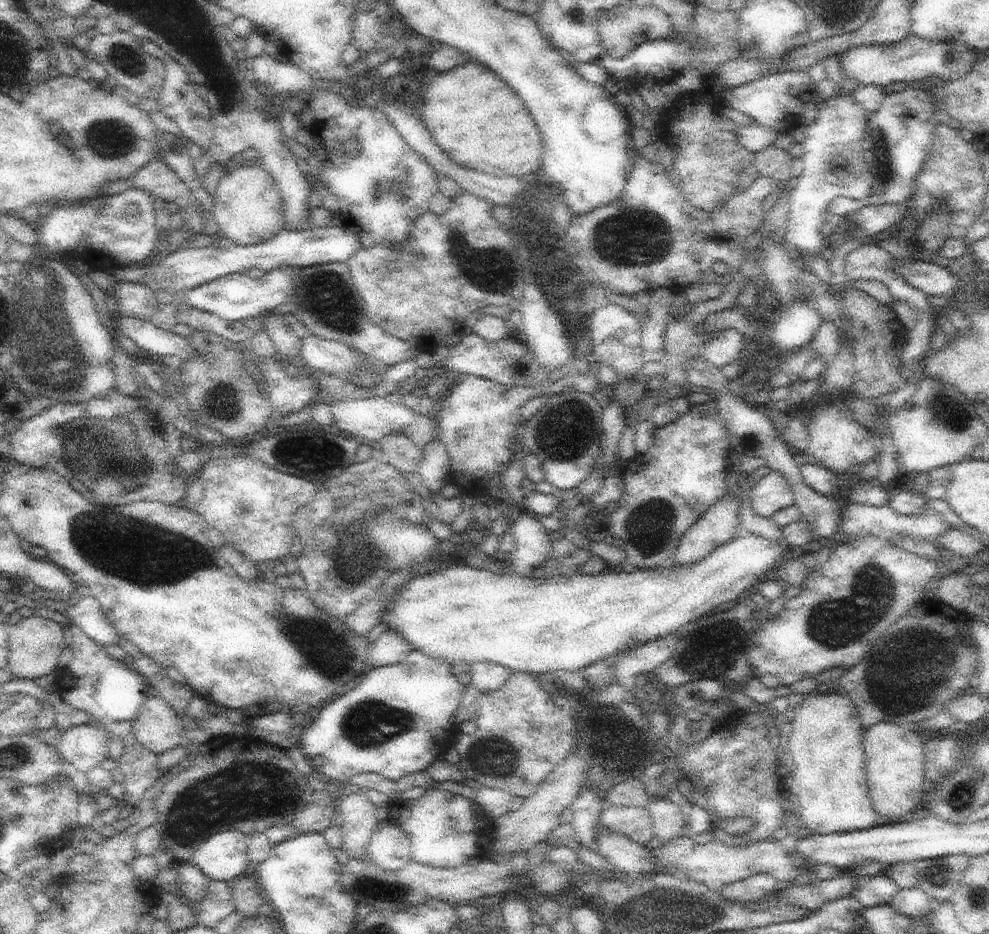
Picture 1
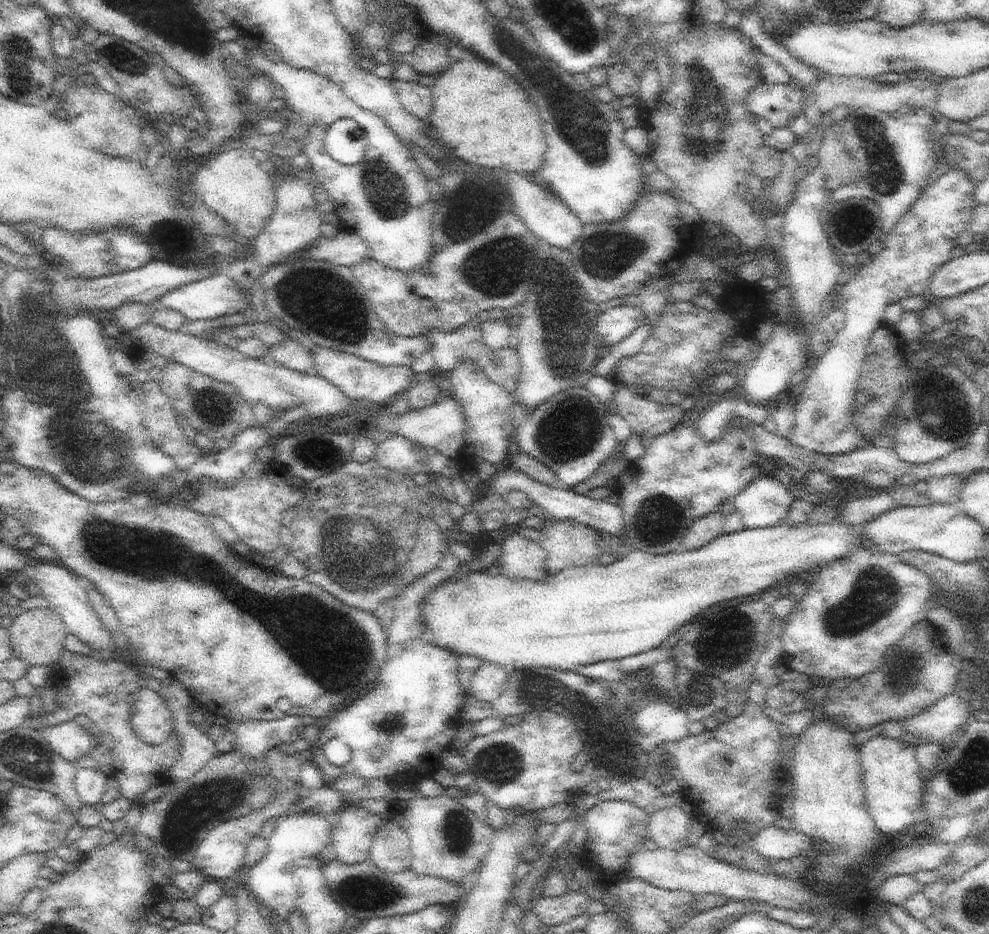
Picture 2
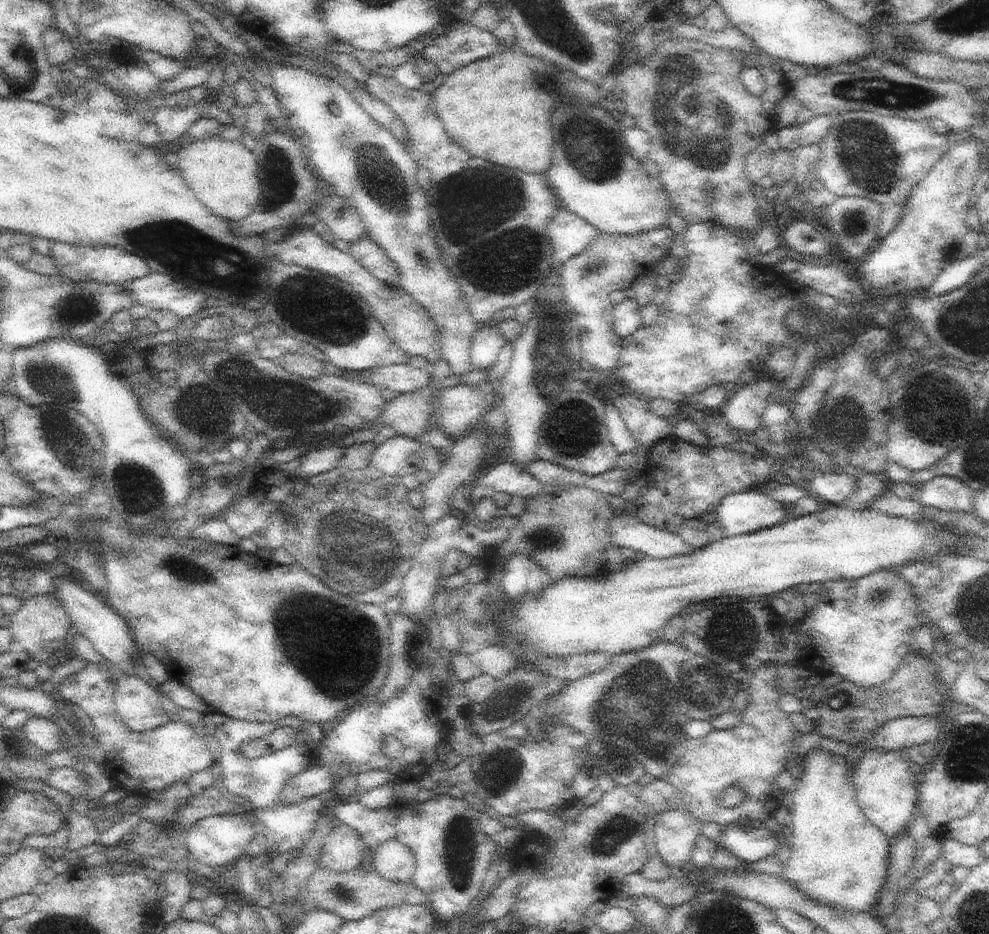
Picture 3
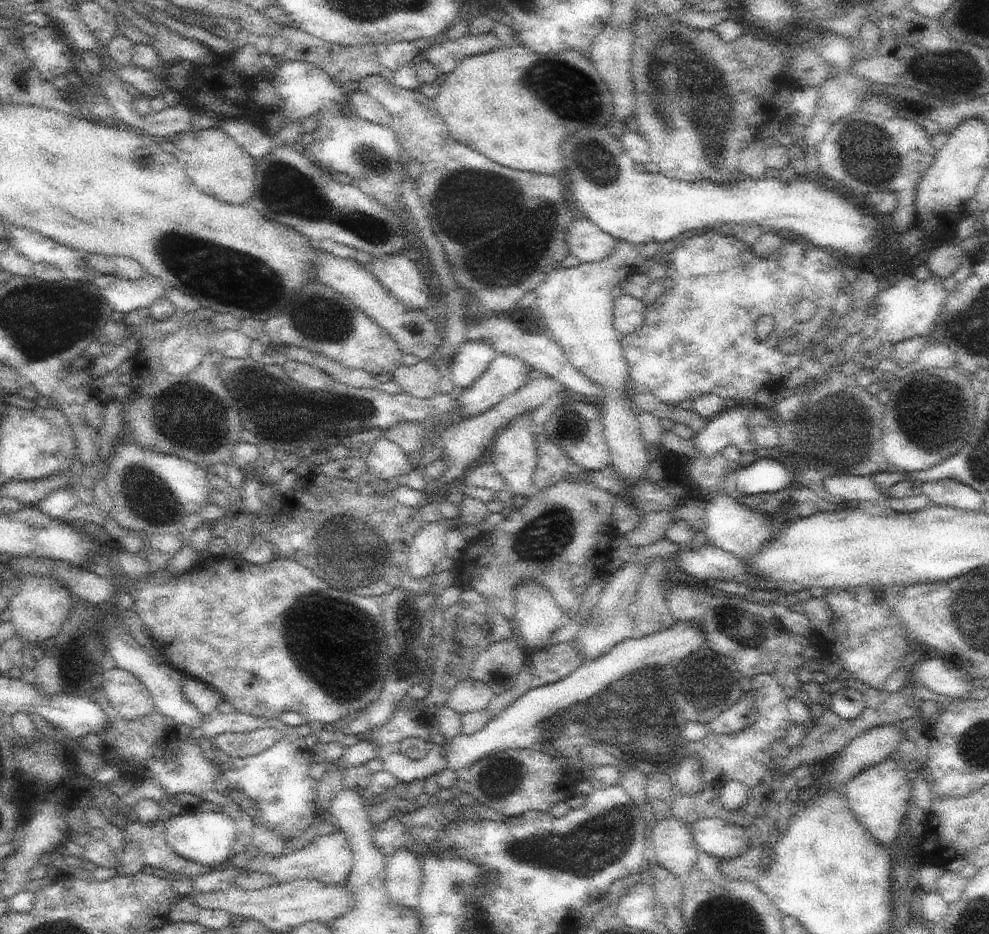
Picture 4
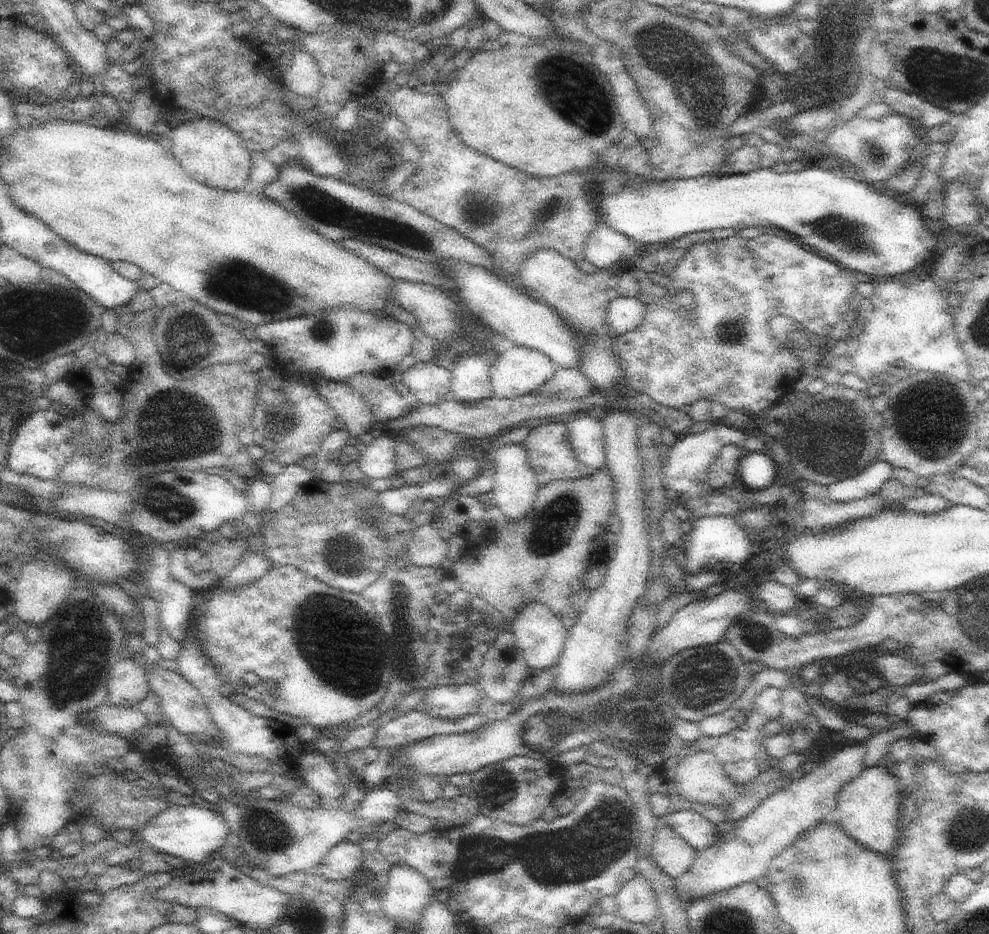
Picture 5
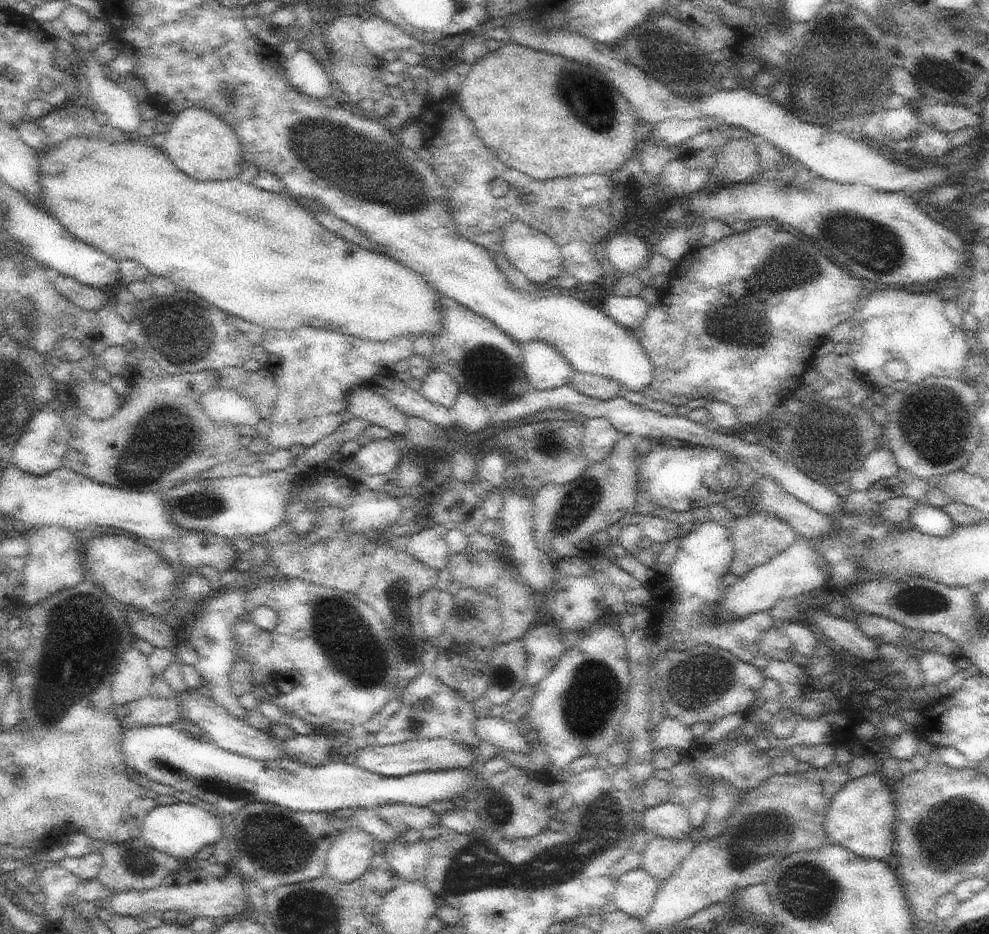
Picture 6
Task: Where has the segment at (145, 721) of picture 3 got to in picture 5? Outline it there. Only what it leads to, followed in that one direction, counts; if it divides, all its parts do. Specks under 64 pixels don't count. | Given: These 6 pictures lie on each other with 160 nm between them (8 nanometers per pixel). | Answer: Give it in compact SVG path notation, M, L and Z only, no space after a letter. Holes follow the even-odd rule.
M130 657L114 665L108 683L109 702L117 707L137 707L151 691L145 668Z

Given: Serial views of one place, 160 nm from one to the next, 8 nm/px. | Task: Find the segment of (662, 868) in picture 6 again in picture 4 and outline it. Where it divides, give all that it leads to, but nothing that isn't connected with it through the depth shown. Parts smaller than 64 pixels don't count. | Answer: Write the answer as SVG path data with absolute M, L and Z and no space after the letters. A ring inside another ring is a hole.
M674 815L656 821L653 847L657 861L674 876L689 876L700 854L691 826Z

